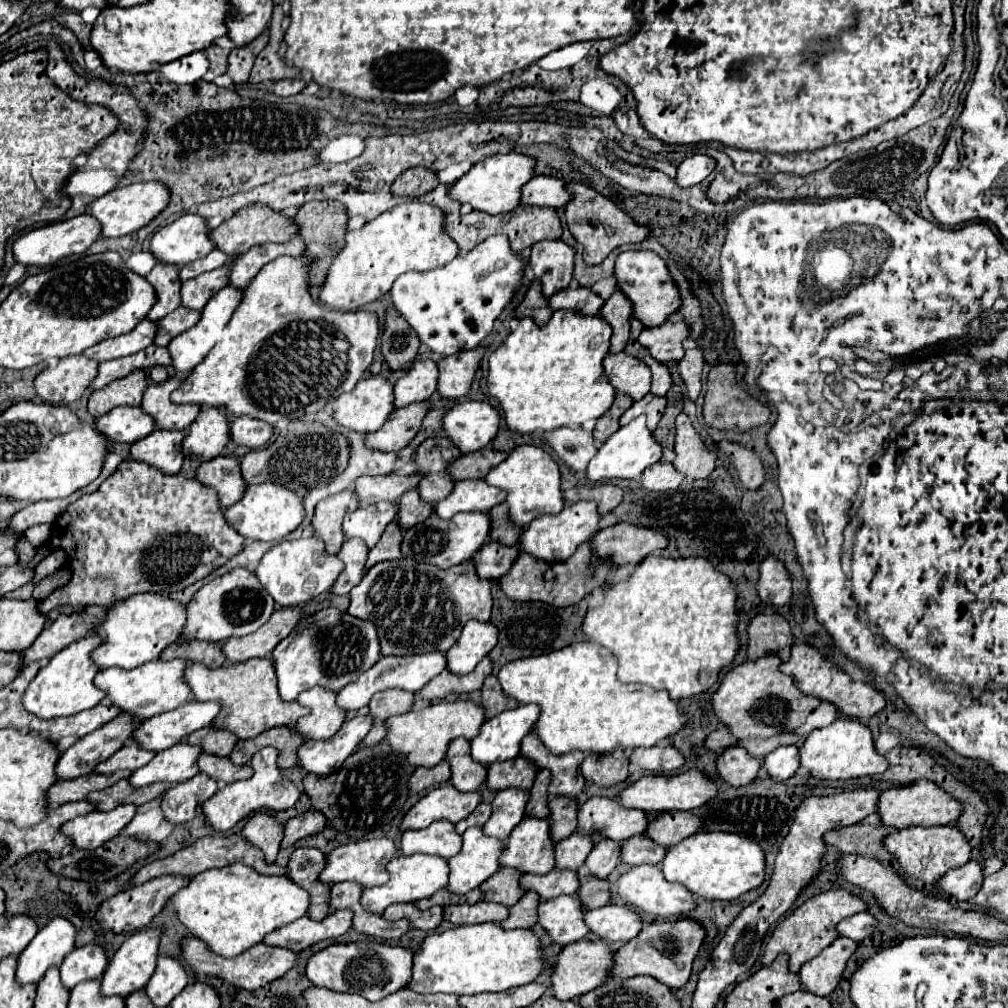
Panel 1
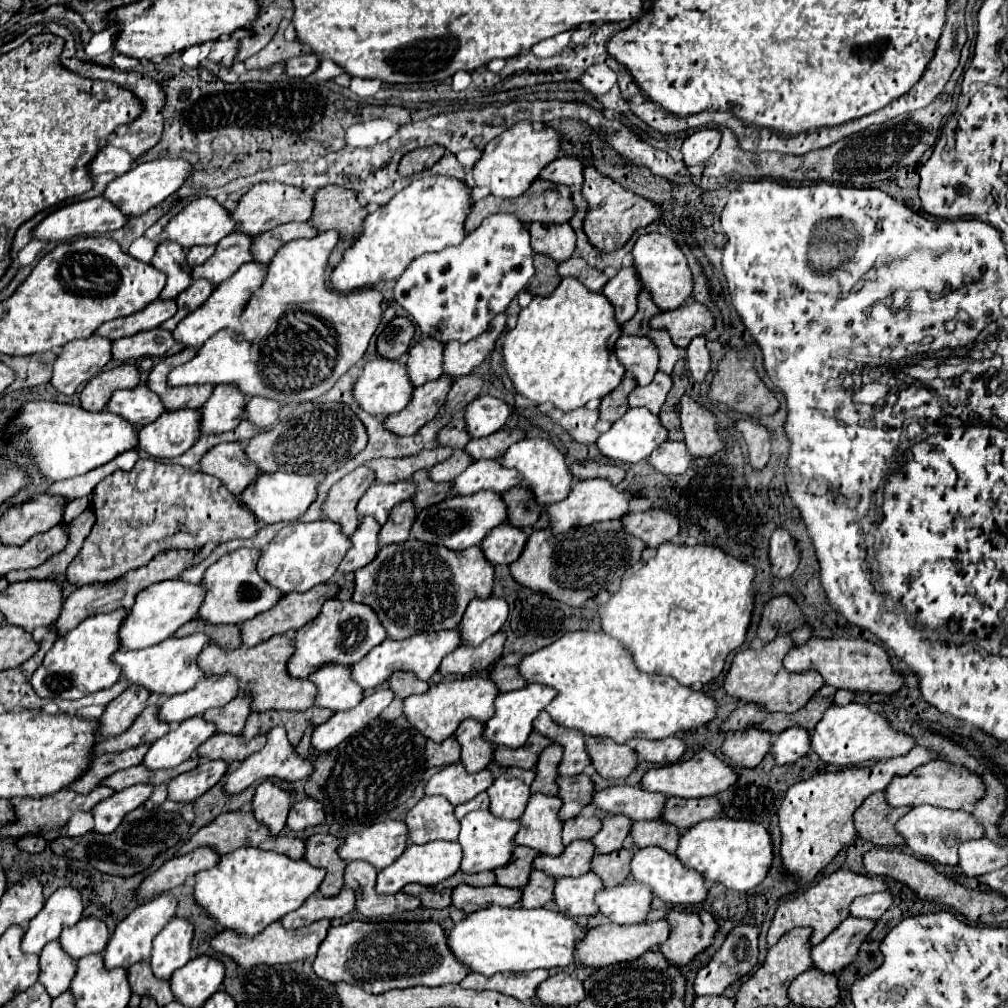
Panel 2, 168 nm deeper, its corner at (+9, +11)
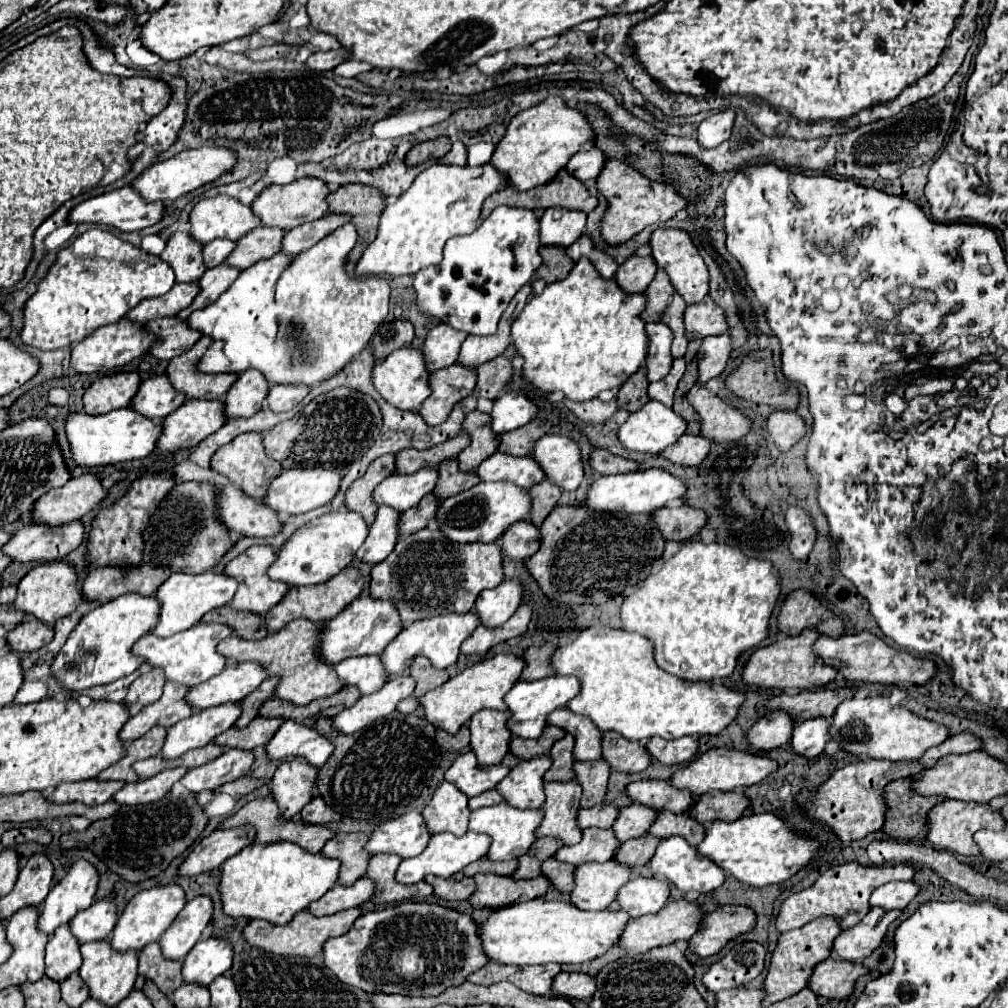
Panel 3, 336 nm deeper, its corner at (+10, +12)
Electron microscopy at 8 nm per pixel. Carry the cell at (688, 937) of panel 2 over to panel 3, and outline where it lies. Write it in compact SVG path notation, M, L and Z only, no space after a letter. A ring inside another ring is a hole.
M720 906L704 916L702 928L688 942L688 950L706 958L718 954L730 940L750 932L756 926L756 914L748 906Z

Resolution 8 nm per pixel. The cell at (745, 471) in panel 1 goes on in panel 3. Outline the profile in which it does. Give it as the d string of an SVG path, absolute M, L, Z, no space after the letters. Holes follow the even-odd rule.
M780 410L770 414L766 420L766 430L780 450L788 450L806 434L806 424L796 412Z

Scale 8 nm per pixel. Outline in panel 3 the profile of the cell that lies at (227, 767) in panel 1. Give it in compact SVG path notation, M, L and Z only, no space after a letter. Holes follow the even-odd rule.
M258 716L254 718L254 722L250 722L250 726L246 728L236 728L232 726L230 730L222 732L214 744L220 744L224 748L242 748L242 750L252 750L256 746L264 746L266 742L270 742L270 738L276 734L276 730L282 726L284 718L264 718Z

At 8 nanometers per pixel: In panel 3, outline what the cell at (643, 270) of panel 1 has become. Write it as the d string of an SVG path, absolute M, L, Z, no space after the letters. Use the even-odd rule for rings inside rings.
M658 228L652 234L650 246L652 246L652 258L656 260L656 264L660 268L666 270L666 274L670 276L670 282L674 284L678 294L682 294L682 298L686 298L688 304L698 304L708 296L708 290L710 290L708 266L702 260L694 240L690 238L690 234L686 230L682 230L682 228Z

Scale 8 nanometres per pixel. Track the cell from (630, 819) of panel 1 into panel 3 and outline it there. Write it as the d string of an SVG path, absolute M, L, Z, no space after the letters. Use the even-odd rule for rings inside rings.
M642 780L632 782L628 788L628 796L640 804L656 808L658 812L686 812L694 804L694 794L688 790L680 790L664 780Z

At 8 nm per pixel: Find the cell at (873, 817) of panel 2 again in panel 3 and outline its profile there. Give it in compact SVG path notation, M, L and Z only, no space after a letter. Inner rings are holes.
M900 778L886 786L886 802L890 802L890 814L886 814L884 832L894 840L924 840L928 834L928 812L942 802L940 796L920 796L912 790L912 778Z

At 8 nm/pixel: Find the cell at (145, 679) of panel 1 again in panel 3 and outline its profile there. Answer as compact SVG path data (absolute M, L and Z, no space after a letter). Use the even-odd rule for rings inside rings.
M200 622L198 626L192 626L190 630L178 632L168 638L160 638L156 634L146 634L142 636L136 646L134 654L144 656L146 662L150 662L156 668L162 668L166 672L166 678L172 682L180 682L184 686L198 686L200 682L206 682L208 678L220 674L226 666L226 658L218 654L216 646L220 640L230 636L234 632L232 626L228 624L214 624L214 622Z

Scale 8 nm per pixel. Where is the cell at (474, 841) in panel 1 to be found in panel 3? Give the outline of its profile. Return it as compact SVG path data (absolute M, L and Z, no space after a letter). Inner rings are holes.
M506 802L496 804L496 806L488 806L488 808L478 808L470 814L470 830L472 832L484 832L492 836L492 846L486 854L486 858L494 858L494 860L514 860L520 858L522 854L526 854L530 850L530 846L538 840L536 830L544 820L544 812L542 810L520 810L514 808Z

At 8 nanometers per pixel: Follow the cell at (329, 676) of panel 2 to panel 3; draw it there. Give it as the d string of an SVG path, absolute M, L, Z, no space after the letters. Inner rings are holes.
M378 656L346 658L346 662L336 664L336 674L346 682L346 686L358 686L364 696L378 692L388 682L388 674Z

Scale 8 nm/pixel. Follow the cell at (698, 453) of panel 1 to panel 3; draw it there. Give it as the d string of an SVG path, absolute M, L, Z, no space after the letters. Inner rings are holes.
M694 384L688 392L688 400L702 416L700 436L704 438L714 442L732 442L744 438L752 428L752 420L744 412L708 390L704 384Z

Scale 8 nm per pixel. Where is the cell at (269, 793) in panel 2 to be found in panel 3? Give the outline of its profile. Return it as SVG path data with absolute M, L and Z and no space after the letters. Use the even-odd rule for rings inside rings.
M304 758L282 762L276 768L270 788L284 818L292 818L314 798L316 778L318 768L310 766Z

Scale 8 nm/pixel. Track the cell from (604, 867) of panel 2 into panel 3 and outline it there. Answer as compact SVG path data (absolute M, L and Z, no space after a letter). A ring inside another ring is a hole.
M642 834L638 838L632 838L632 840L624 842L618 848L618 854L614 856L614 860L622 862L626 866L632 866L632 868L648 864L660 842L662 842L662 838L654 838L650 834Z

